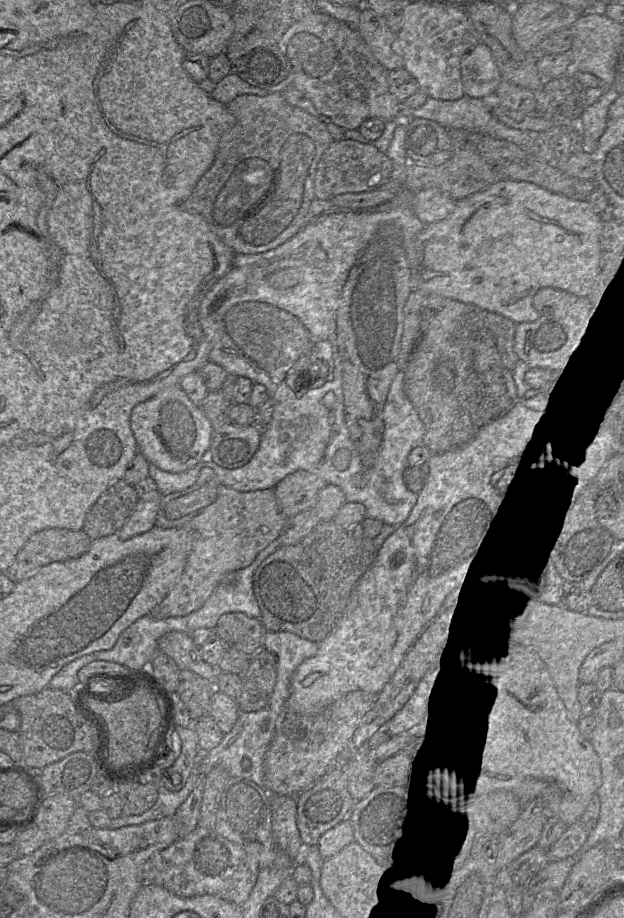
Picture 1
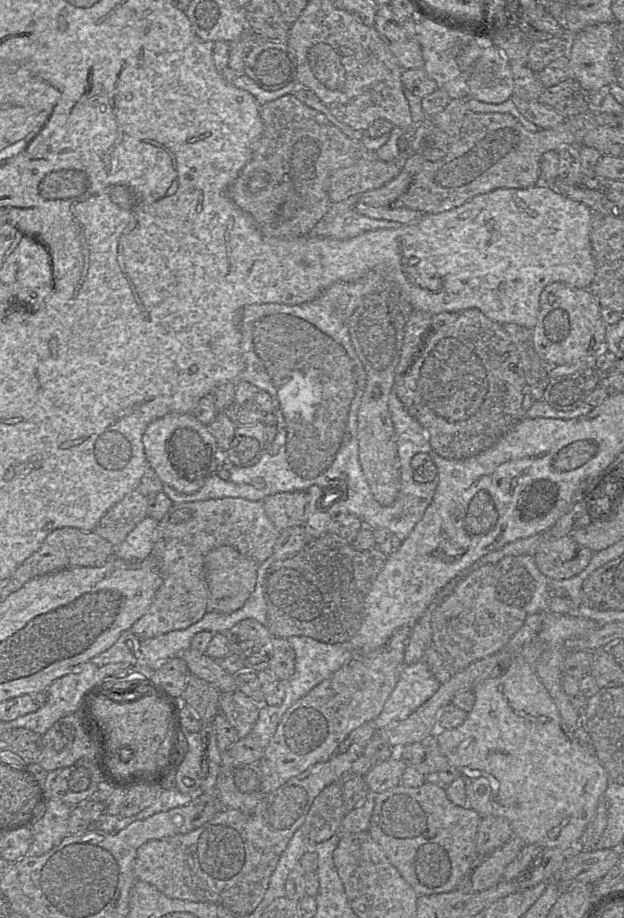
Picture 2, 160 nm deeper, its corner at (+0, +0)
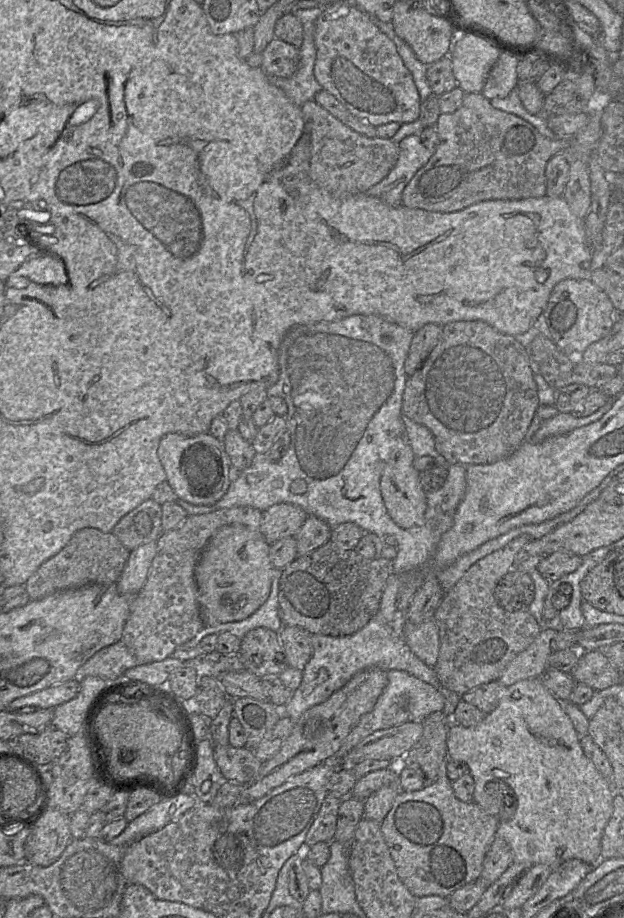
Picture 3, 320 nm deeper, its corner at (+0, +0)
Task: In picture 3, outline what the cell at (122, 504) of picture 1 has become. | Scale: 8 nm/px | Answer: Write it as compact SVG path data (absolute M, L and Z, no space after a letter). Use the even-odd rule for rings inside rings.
M150 498L124 515L112 533L126 549L132 551L143 544L158 540L163 533L161 519L161 505Z

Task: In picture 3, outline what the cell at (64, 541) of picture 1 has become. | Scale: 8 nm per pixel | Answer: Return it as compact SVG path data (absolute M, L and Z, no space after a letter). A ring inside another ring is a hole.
M82 528L56 555L45 561L26 581L25 590L30 600L41 600L63 590L88 584L116 583L128 561L130 551L112 533L96 528Z

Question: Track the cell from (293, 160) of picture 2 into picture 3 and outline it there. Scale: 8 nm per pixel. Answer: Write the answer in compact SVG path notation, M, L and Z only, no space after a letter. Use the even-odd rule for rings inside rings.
M314 100L305 102L300 106L300 109L305 130L311 140L310 177L320 187L328 190L333 195L346 196L366 192L373 185L380 183L396 164L399 155L398 143L393 142L391 139L384 139L377 136L369 138L354 131Z

